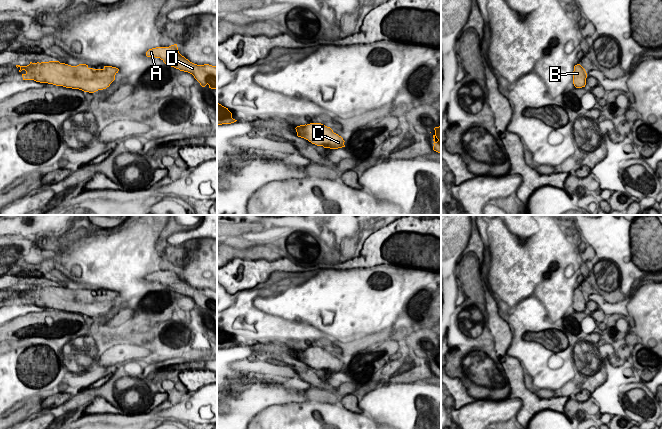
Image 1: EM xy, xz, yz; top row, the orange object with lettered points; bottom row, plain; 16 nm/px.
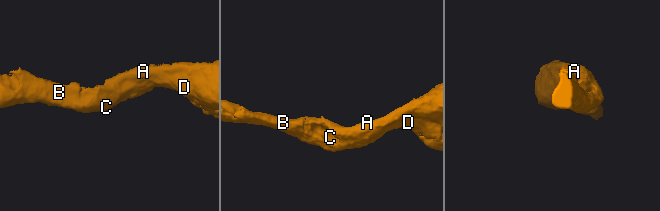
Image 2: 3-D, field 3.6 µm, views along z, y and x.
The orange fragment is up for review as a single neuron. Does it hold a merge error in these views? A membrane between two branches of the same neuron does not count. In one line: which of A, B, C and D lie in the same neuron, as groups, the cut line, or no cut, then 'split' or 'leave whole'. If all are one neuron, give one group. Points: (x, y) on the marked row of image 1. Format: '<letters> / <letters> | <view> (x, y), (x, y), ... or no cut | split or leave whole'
A B C D | no cut | leave whole

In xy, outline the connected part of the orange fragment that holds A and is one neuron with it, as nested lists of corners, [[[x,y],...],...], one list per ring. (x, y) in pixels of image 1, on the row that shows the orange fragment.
[[[177,44],[149,49],[146,56],[160,58],[166,65],[192,74],[202,87],[208,84],[209,88],[217,89],[217,66],[190,62],[179,53]]]

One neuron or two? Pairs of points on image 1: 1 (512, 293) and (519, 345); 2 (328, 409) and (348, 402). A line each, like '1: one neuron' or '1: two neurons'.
1: two neurons
2: two neurons

